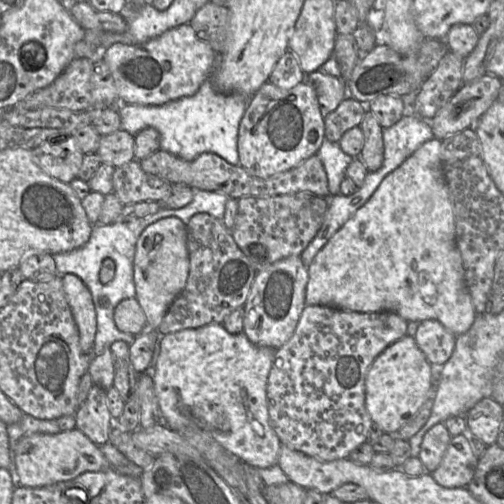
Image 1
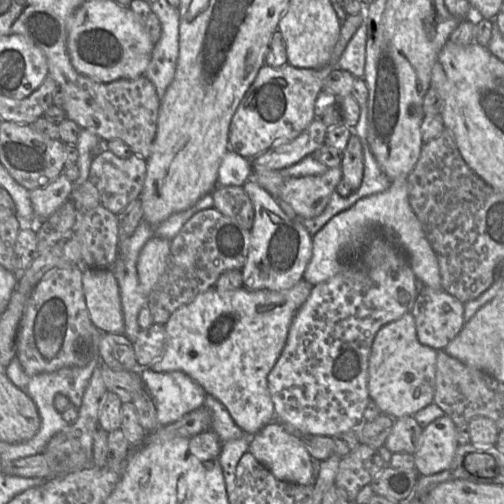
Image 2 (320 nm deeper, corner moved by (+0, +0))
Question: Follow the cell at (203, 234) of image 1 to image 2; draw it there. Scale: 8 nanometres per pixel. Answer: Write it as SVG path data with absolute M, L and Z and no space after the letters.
M217 209L193 215L173 238L164 272L147 297L153 323L165 325L171 315L195 297L214 288L219 277L229 270L242 270L251 241L251 230L223 215Z

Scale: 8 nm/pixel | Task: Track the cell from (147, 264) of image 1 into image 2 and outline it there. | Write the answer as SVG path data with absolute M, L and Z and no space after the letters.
M153 236L140 251L137 261L137 275L143 295L148 297L165 270L170 254L171 242Z

